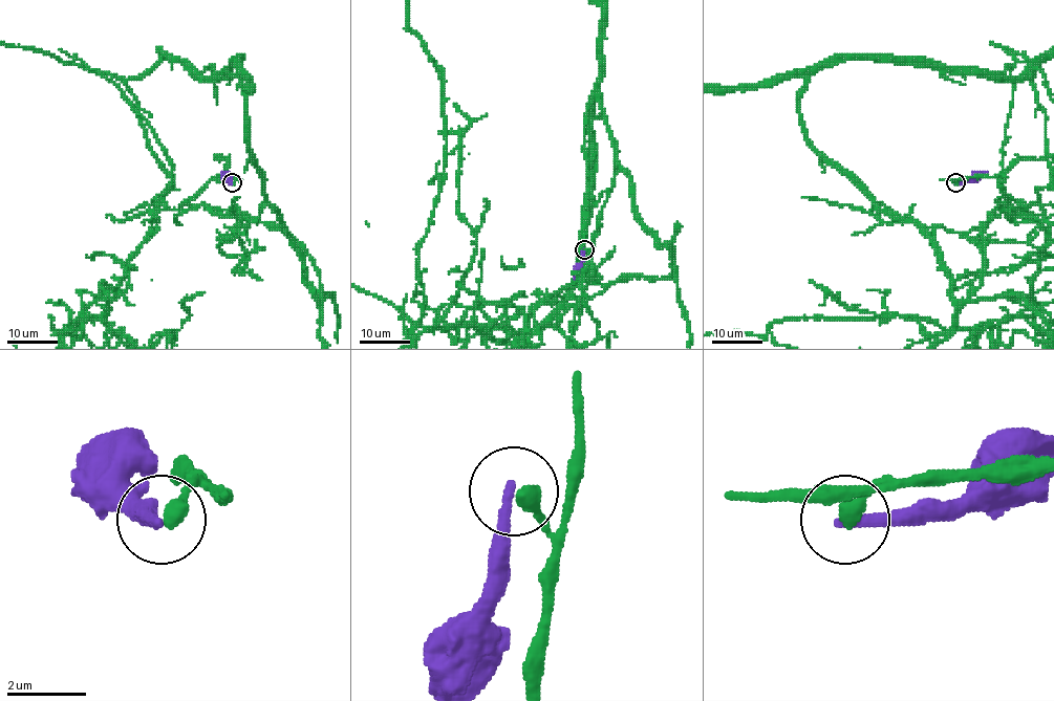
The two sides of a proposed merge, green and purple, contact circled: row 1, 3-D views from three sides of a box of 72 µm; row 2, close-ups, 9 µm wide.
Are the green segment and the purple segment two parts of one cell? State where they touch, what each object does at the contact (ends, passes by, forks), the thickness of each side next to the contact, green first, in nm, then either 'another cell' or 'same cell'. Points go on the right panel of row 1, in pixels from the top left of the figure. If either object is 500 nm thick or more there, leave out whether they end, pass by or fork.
(955, 182) | green ends | purple ends | 420/280 nm | another cell

